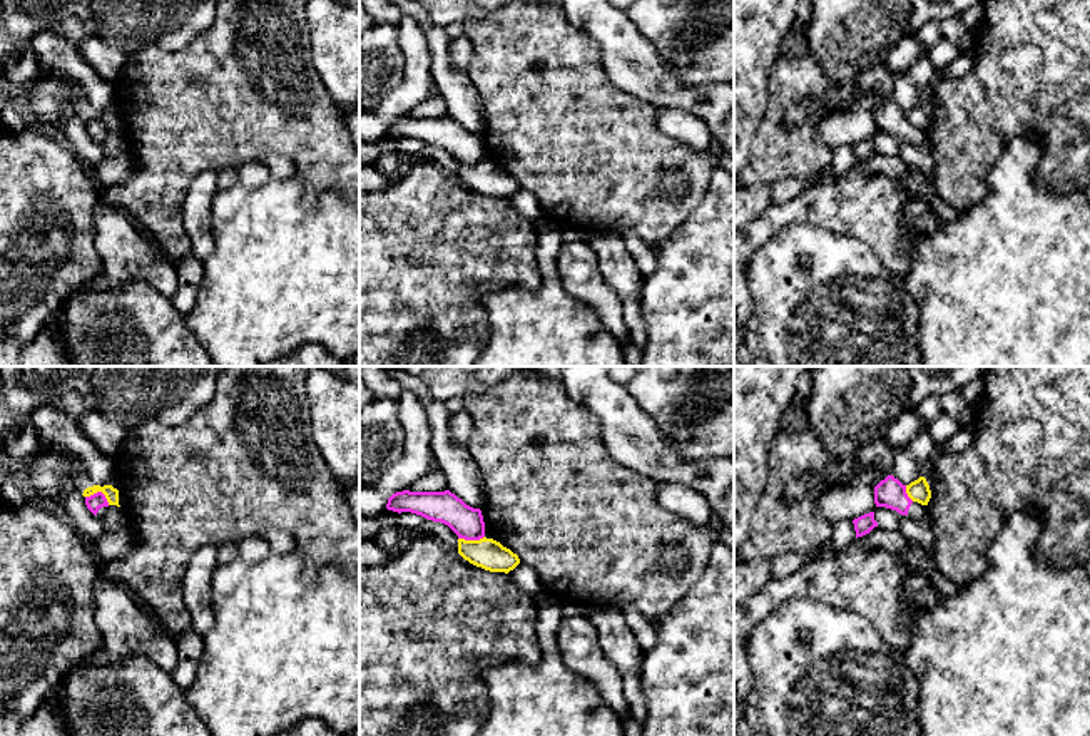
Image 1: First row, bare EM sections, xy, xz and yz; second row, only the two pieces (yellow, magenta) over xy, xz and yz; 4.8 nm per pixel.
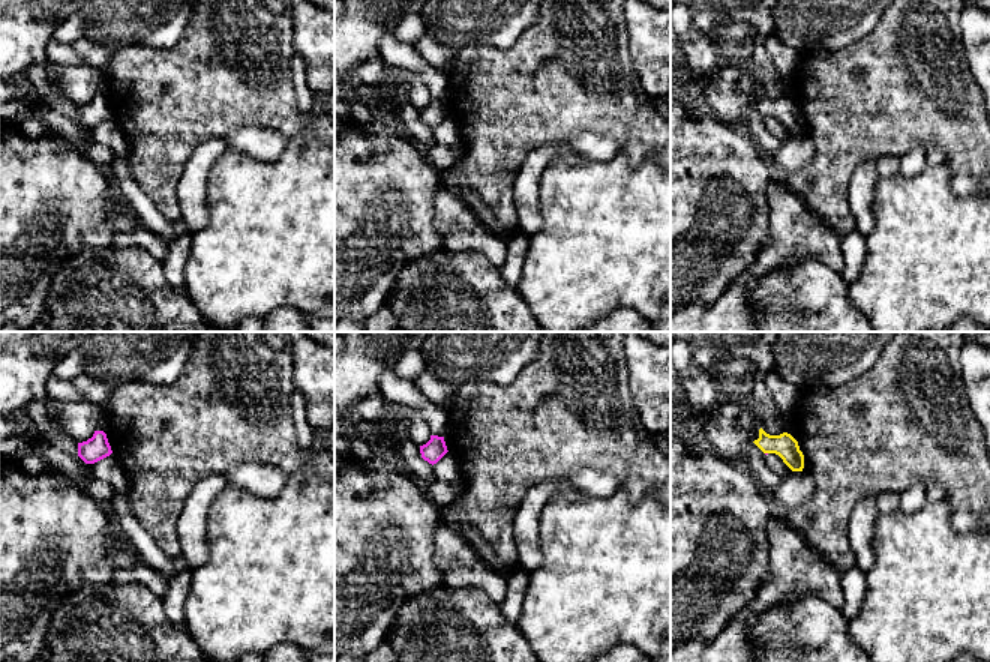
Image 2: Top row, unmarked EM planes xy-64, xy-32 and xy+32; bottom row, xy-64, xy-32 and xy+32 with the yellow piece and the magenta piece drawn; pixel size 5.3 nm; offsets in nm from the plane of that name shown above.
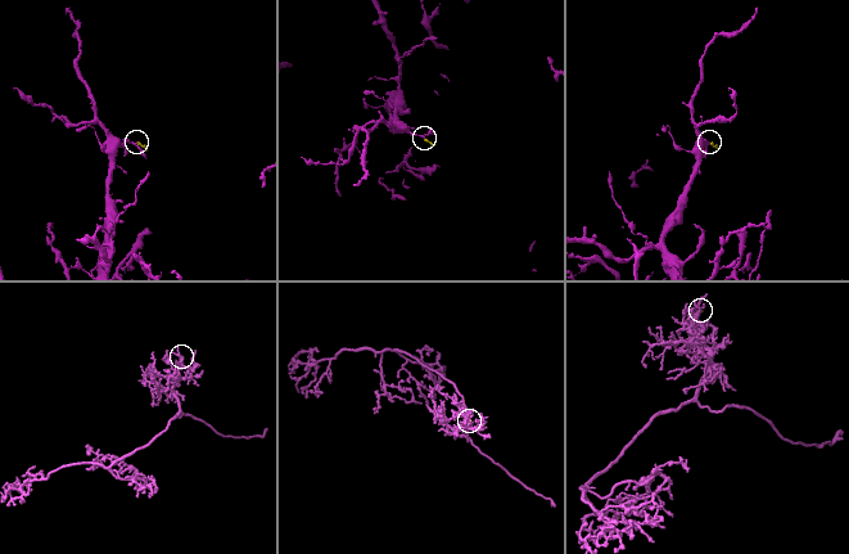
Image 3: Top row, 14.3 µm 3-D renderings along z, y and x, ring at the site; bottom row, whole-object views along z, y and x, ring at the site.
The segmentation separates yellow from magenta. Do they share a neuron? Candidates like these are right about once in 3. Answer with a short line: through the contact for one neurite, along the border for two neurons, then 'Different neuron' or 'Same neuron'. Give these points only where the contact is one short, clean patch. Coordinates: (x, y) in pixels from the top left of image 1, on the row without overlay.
Line: xy (86, 121), (101, 117), (109, 129). Different neuron

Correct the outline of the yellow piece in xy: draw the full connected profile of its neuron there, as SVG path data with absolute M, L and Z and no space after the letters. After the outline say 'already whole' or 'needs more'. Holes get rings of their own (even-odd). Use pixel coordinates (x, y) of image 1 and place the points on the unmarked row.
M72 82L72 102L70 102L70 112L74 112L77 117L80 117L84 122L90 122L97 117L102 117L109 127L109 130L119 130L119 115L112 110L95 110L89 99L84 95L80 85L77 82Z; needs more

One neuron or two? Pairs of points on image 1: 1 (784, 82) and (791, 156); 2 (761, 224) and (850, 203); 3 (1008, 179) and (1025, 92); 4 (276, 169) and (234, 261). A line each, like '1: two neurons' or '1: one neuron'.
1: one neuron
2: one neuron
3: two neurons
4: two neurons

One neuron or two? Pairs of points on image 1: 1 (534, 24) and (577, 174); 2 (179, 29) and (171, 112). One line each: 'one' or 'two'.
1: one
2: two

